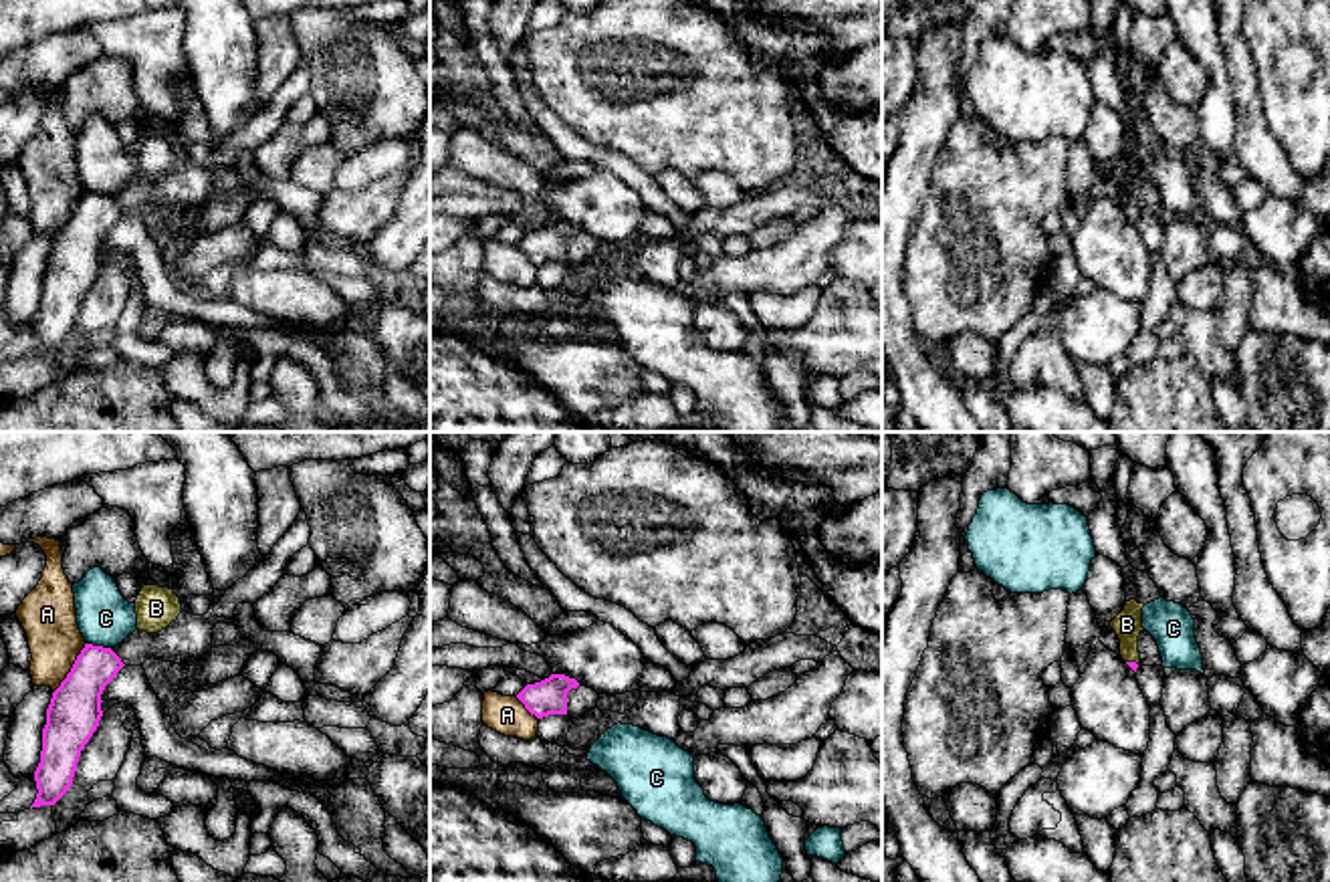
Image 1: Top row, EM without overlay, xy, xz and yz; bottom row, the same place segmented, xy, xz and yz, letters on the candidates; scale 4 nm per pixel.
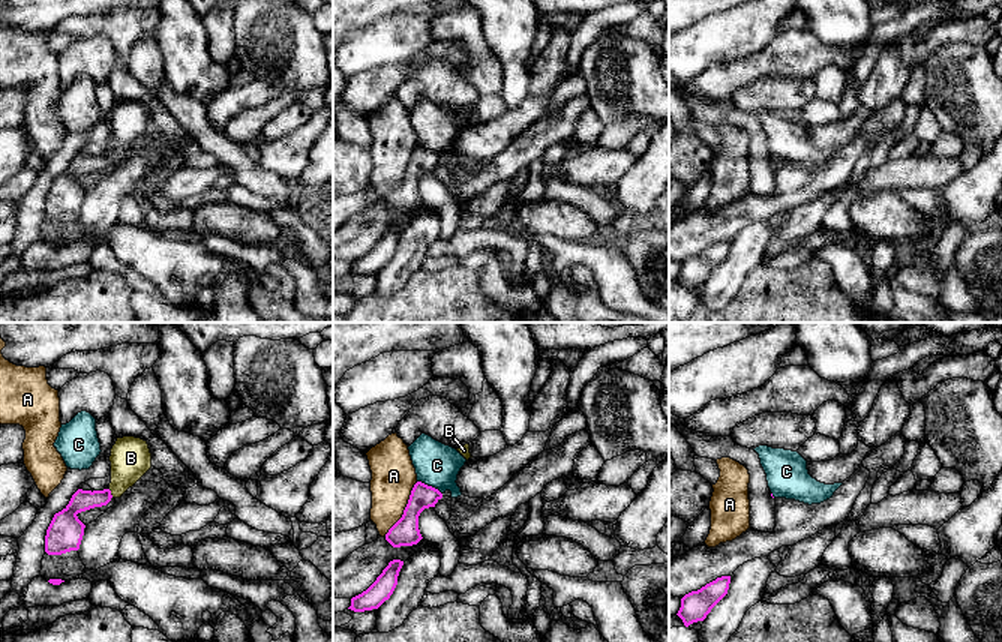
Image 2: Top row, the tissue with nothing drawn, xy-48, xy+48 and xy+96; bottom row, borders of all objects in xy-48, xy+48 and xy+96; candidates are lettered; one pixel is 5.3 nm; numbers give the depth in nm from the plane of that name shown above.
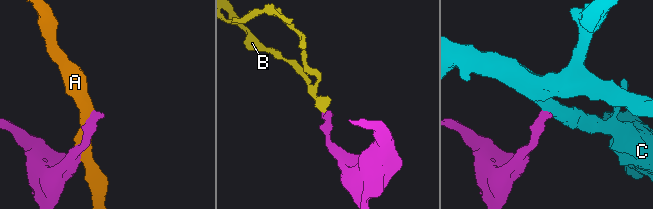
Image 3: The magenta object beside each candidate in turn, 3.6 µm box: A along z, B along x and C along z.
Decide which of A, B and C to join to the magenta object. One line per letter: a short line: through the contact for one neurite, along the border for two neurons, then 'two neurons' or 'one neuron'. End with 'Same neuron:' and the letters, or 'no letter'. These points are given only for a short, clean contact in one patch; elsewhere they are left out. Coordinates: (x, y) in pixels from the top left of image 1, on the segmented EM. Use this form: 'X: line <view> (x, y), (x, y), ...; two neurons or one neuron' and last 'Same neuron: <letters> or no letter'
A: two neurons
B: line yz (1133, 665), (1133, 663), (1127, 624); one neuron
C: line xy (87, 642), (109, 648); two neurons
Same neuron: B

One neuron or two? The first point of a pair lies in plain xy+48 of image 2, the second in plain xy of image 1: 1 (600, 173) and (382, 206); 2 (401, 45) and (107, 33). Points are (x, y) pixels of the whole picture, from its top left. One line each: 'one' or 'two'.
1: one
2: two

